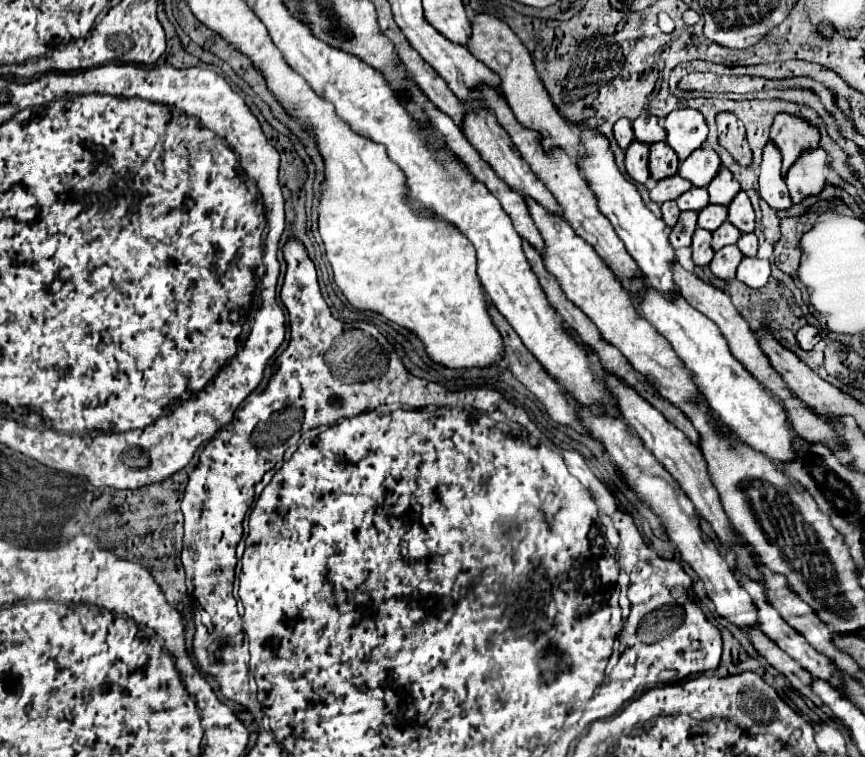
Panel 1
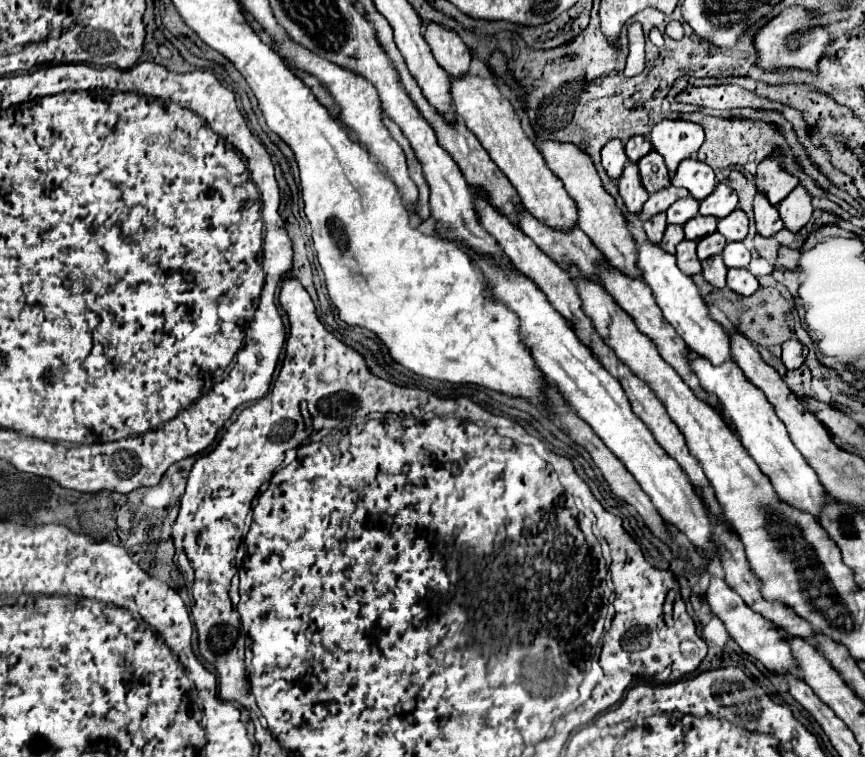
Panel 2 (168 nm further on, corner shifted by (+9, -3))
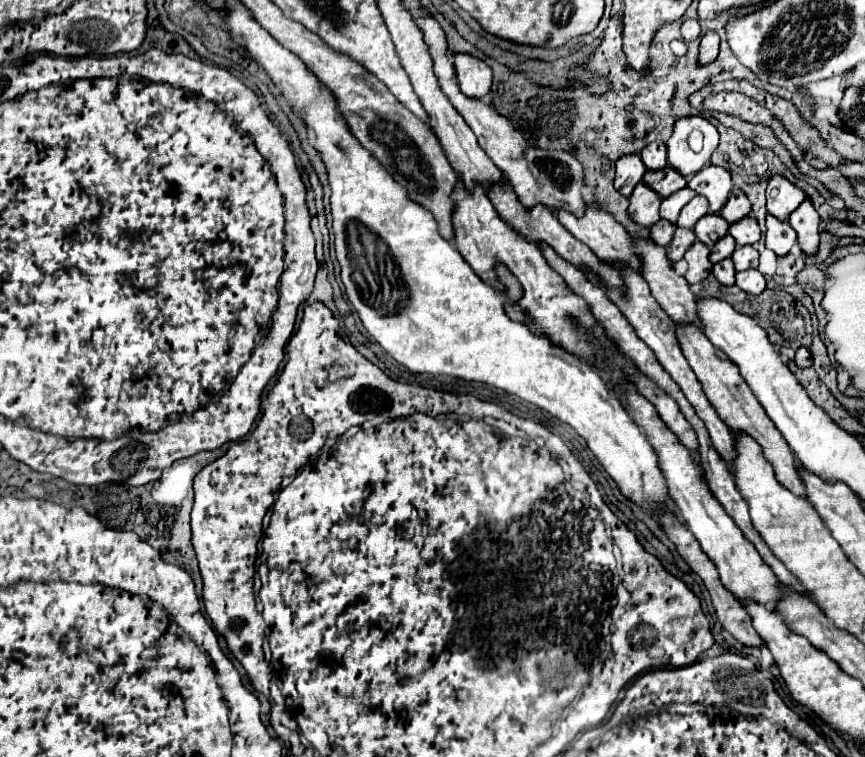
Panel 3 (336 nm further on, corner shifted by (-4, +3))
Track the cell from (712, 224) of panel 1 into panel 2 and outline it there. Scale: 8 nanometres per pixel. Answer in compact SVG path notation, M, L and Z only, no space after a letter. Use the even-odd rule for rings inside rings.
M698 214L696 218L692 218L684 224L684 238L686 240L698 242L700 238L706 238L714 232L716 232L716 218L712 218L712 216L700 216Z

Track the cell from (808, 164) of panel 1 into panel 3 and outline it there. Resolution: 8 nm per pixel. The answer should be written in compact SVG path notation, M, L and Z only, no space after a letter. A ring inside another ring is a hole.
M805 198L799 204L799 208L791 212L789 224L797 232L797 240L801 244L801 250L805 254L815 254L817 246L819 246L819 224L821 224L821 218L819 218L811 198Z

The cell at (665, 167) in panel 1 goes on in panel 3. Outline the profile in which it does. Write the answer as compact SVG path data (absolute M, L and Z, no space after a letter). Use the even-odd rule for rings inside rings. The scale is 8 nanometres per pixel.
M661 168L661 170L647 170L645 184L649 184L649 188L653 188L661 198L667 198L669 194L681 190L687 186L687 180L673 168Z

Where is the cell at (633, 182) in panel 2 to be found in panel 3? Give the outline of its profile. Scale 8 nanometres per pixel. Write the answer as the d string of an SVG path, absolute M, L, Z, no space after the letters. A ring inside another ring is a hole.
M639 182L631 194L629 214L641 226L651 228L659 220L659 204L661 204L661 196L657 196L653 190L649 190L649 186L645 186L645 182Z

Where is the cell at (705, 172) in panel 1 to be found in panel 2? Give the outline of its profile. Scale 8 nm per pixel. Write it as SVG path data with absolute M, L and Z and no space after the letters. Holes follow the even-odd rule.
M690 158L690 160L684 160L684 164L678 166L672 184L686 188L690 192L690 196L700 202L700 200L704 200L706 196L710 196L714 192L718 182L714 178L712 168L708 168L700 160Z

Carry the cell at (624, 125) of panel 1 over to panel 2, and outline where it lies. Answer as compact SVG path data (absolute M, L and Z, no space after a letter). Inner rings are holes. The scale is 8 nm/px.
M610 140L602 148L602 166L604 166L606 174L610 176L610 180L618 180L622 176L626 162L628 162L628 158L624 154L624 146L620 140Z

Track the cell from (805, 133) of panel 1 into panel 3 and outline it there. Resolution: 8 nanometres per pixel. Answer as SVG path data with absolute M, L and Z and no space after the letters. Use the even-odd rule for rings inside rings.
M775 174L767 186L767 212L787 220L789 214L807 198L807 194L789 182L785 176Z

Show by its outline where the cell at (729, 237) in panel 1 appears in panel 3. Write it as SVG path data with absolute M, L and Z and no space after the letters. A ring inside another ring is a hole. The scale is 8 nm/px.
M727 234L727 236L723 236L721 240L717 240L715 242L715 246L711 248L711 262L713 264L717 264L719 260L723 260L723 258L727 258L727 256L731 256L733 254L733 250L735 250L735 240L731 238L731 234Z

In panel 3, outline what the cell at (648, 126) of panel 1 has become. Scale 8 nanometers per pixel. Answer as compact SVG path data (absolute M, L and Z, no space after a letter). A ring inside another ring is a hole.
M651 142L641 150L641 160L647 168L659 170L667 166L667 146L663 142Z

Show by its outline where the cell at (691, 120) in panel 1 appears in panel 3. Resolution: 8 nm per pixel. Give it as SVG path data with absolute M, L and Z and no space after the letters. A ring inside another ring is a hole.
M683 116L673 124L673 134L667 140L669 166L679 170L683 176L691 176L697 170L701 170L701 166L705 166L709 162L717 144L719 144L719 132L707 118L703 118L703 116Z

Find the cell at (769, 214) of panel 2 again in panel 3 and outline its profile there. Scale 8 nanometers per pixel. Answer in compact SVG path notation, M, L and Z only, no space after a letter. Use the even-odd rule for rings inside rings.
M767 214L767 248L769 250L783 256L791 250L795 240L797 240L797 234L787 220L783 222L773 214Z

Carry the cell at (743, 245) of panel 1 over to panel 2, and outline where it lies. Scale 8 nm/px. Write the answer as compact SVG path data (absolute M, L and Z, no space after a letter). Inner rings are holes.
M730 242L722 252L722 260L726 268L746 268L750 264L750 252L742 242Z

